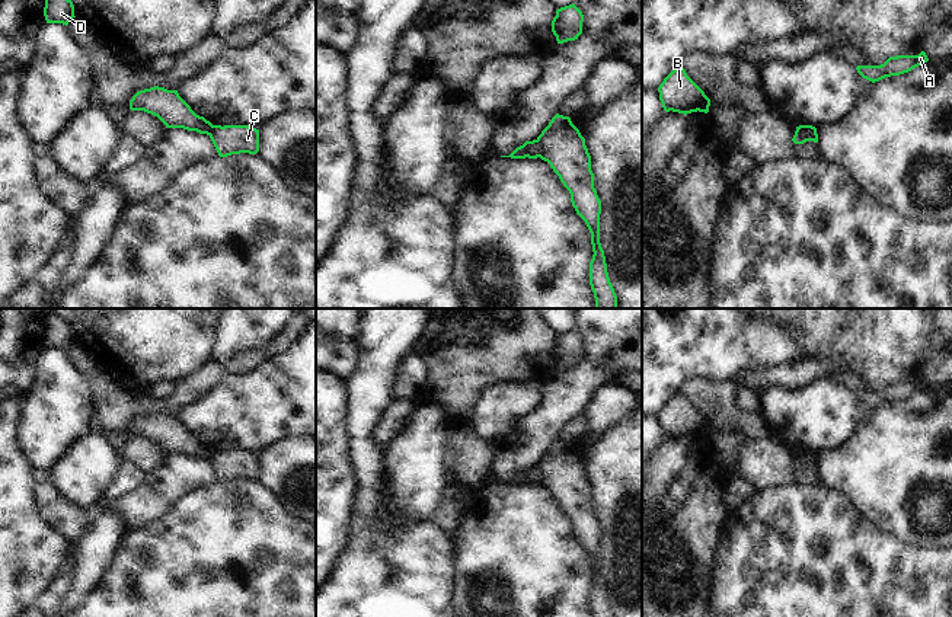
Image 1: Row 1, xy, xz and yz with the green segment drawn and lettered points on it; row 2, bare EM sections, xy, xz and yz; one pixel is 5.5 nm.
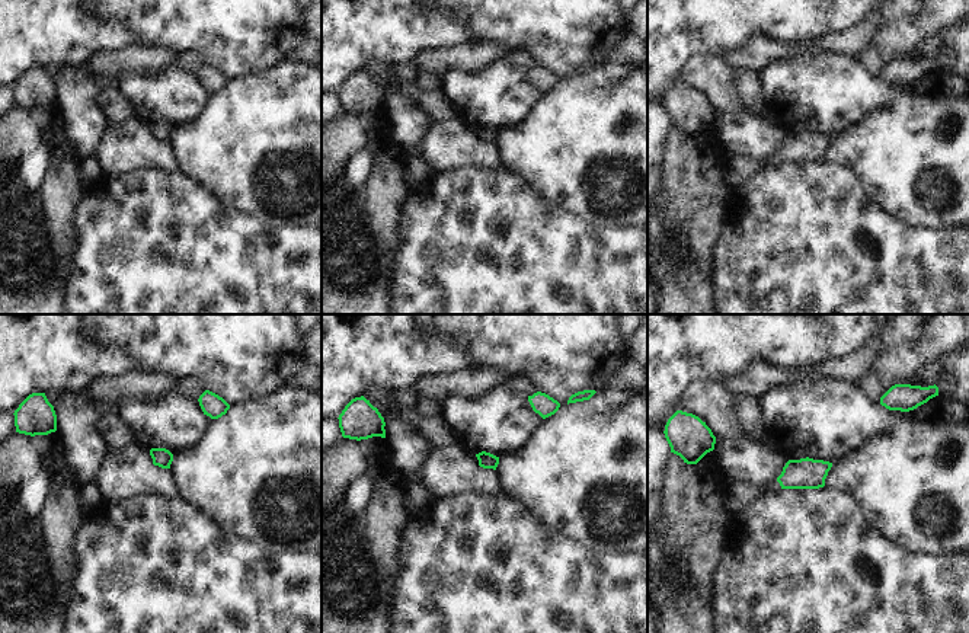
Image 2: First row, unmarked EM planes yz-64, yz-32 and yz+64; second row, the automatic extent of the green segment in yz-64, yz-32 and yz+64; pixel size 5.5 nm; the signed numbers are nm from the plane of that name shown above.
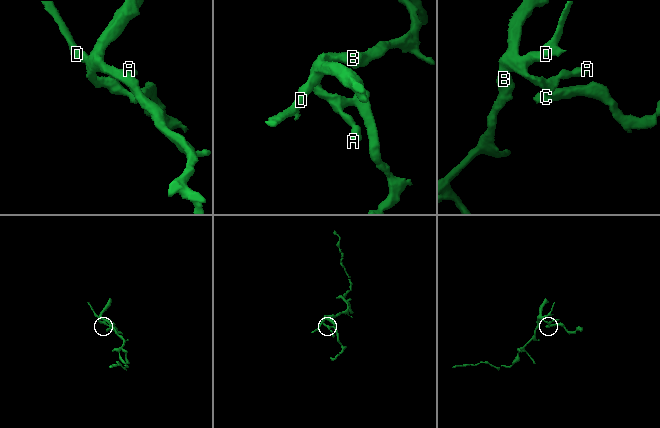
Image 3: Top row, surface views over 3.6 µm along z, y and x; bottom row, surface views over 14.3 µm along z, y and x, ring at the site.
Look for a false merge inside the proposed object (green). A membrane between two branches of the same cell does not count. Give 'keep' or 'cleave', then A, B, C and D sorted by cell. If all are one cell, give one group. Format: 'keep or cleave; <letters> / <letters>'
cleave; A B D / C

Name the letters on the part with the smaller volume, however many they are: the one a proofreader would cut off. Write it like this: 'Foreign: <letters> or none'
Foreign: C

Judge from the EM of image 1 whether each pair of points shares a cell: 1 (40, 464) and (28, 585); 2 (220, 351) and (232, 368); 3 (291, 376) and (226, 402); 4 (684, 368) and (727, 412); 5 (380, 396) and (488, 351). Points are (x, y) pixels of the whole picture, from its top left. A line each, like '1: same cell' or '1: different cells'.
1: different cells
2: different cells
3: same cell
4: different cells
5: different cells

